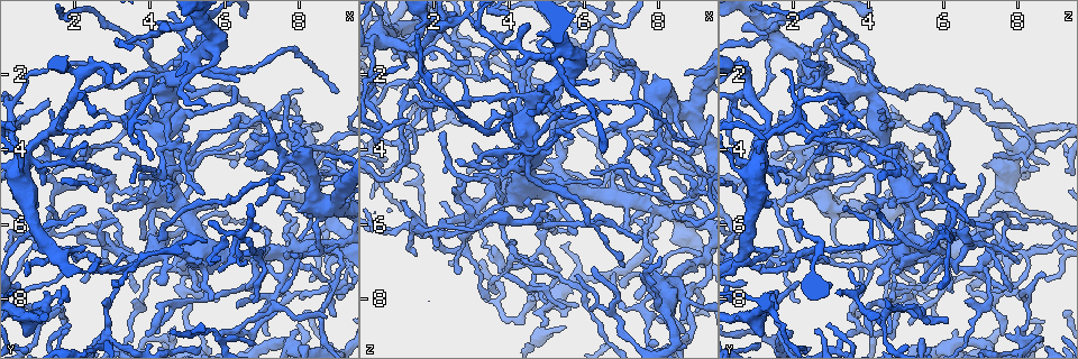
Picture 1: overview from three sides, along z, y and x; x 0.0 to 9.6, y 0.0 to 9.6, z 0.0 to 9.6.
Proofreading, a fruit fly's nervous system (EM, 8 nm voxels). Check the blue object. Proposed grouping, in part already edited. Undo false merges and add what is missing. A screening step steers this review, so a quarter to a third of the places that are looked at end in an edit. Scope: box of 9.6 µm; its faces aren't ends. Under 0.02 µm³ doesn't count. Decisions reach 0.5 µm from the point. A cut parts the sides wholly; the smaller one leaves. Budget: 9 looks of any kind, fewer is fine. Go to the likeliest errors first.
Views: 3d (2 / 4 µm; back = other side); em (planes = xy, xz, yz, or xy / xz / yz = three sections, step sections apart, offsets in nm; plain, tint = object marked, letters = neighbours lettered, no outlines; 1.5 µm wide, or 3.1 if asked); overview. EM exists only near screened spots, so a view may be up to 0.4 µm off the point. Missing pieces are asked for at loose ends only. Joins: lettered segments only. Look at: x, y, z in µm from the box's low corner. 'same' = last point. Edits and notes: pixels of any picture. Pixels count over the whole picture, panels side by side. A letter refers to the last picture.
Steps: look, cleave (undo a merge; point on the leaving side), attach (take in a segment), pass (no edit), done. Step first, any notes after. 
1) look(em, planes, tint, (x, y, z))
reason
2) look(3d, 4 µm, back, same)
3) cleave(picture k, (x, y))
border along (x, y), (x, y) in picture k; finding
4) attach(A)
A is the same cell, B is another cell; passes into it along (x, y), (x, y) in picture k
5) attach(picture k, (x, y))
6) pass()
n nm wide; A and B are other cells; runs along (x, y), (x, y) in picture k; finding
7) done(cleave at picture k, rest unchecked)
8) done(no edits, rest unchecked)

look(em, planes, tint, (1.40, 3.55, 1.40))

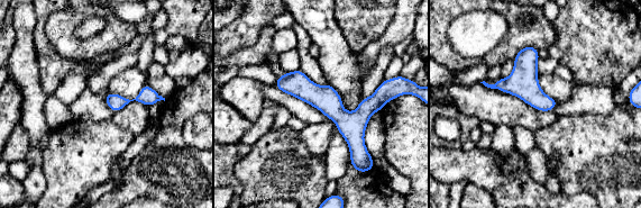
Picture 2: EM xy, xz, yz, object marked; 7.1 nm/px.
look(em, planes, letters, same)

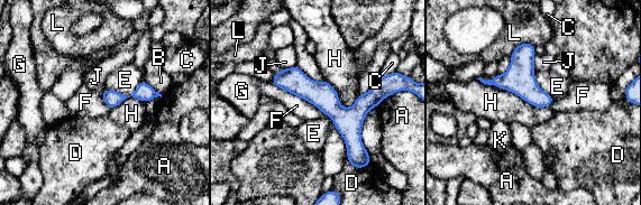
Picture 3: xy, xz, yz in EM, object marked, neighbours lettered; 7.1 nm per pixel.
pass()
H touches over 550 nm; A, B, C, D, E, F, G, H, J, K and L are other cells; border along (271, 82), (307, 100), (323, 113) in picture 3; continuous, no second neuron

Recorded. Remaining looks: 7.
look(em, planes, letters, (4.30, 6.45, 2.15))
end of a long branch

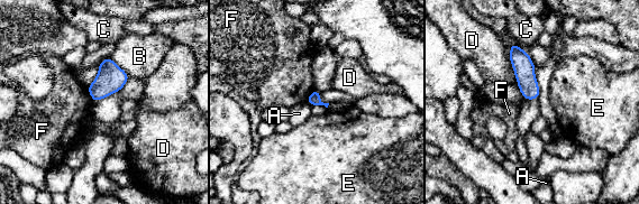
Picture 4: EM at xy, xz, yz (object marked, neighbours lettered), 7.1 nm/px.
pass()
B touches over 220 nm; A, B, C, D, E and F are other cells; border along (87, 87), (93, 101) in picture 4; no lettered segment goes on from it

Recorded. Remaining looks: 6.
look(em, planes, letters, (1.10, 6.65, 3.95))
sharp bend

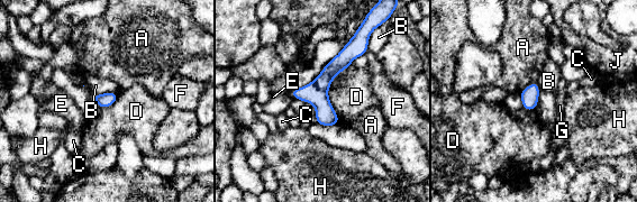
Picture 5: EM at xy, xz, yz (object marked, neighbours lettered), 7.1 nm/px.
pass()
A, B, C, D, E, F, G, H and J are other cells; runs along (357, 53), (321, 83), (320, 121) in picture 5; all the same neuron

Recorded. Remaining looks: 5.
look(em, xz, step 8, plain, (7.95, 3.90, 3.70))
arms part here

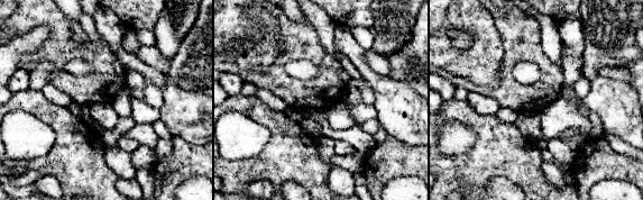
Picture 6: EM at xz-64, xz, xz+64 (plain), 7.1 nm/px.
look(em, xz, step 8, letters, same)
what lies round it

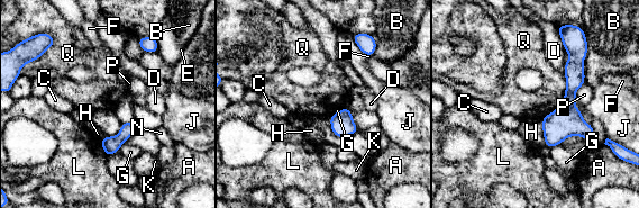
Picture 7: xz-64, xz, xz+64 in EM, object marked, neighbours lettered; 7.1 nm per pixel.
pass()
A, B, C, D, E, F, G, H, J, K, L, N, P and Q are other cells; border along (564, 71), (564, 99), (540, 119) in picture 7; continuous, no second neuron

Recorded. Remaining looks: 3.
done(no edits, rest unchecked)

